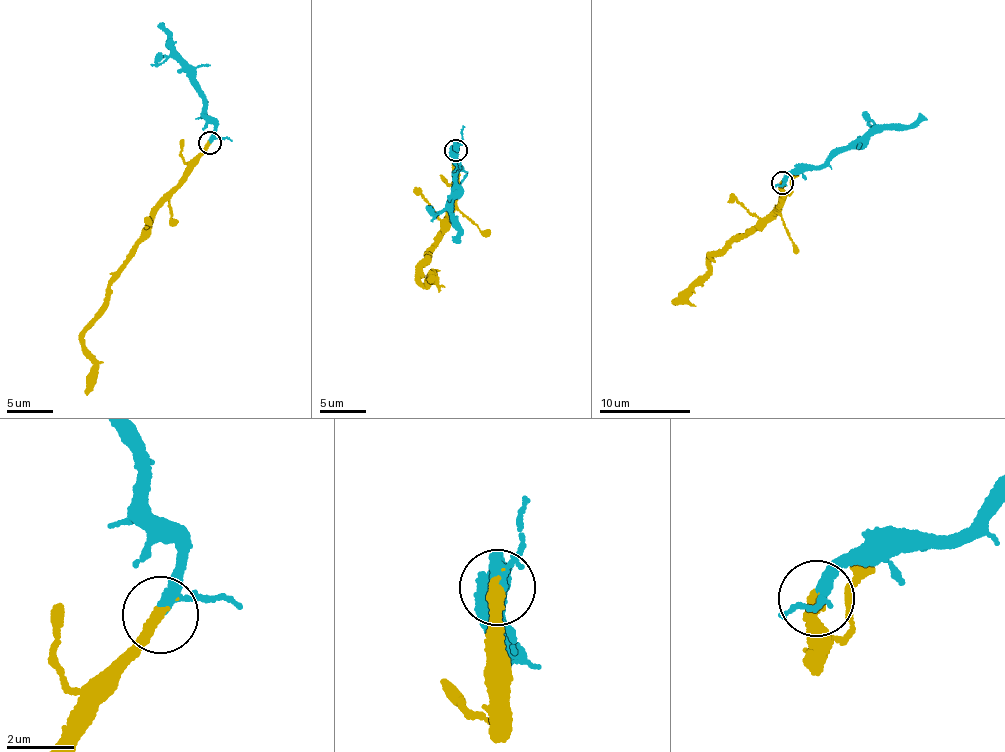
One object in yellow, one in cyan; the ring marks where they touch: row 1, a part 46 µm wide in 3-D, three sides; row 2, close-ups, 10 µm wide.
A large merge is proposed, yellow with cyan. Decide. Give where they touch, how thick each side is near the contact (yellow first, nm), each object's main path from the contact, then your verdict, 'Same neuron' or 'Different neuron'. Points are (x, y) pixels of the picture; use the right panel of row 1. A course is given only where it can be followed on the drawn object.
Place: (782, 183). Thickness 360 nm (yellow) against 200 nm. Course of yellow: (781, 183), (781, 208), (777, 213), (712, 255), (686, 299), (674, 304). Course of cyan: (781, 181), (790, 173), (823, 163), (875, 132), (899, 124), (908, 126), (926, 117). Same neuron

